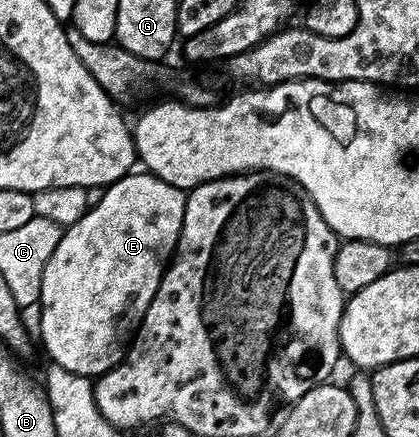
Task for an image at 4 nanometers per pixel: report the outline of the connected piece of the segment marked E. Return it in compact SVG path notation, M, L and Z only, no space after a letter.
M150 173L142 174L126 175L106 188L100 194L103 196L64 230L57 249L53 249L53 257L49 257L49 265L45 265L37 304L39 335L43 338L47 359L75 374L98 377L123 362L135 331L145 317L145 309L149 309L179 244L187 204L184 188L169 185Z

